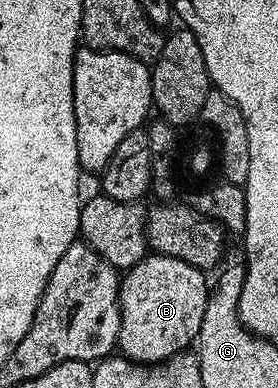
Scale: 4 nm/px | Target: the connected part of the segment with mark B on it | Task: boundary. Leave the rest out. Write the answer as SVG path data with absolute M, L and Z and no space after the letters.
M148 254L140 263L126 268L119 285L118 350L135 365L150 365L186 352L199 338L201 321L209 294L209 279L204 272L177 257Z

